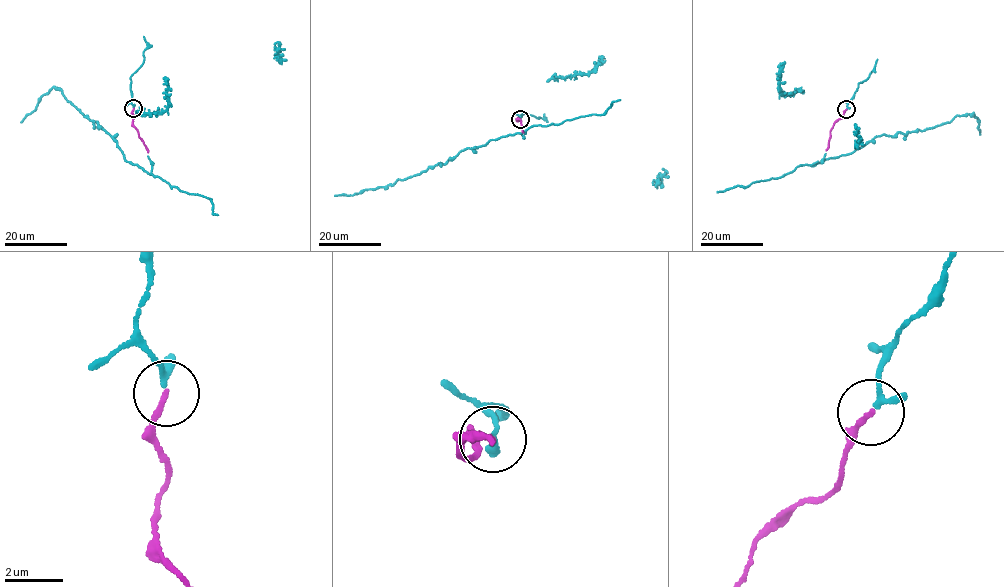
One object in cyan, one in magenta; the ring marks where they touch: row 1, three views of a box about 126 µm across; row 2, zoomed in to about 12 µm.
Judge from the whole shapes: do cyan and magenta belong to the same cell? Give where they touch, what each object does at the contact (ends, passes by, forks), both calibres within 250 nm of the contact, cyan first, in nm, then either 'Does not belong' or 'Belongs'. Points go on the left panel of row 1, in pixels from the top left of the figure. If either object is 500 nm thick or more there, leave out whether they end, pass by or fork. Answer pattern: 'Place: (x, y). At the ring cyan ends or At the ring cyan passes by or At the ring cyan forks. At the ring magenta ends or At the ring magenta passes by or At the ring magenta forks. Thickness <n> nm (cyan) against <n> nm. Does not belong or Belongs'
Place: (133, 108). At the ring cyan ends. At the ring magenta ends. Thickness 200 nm (cyan) against 170 nm. Belongs

